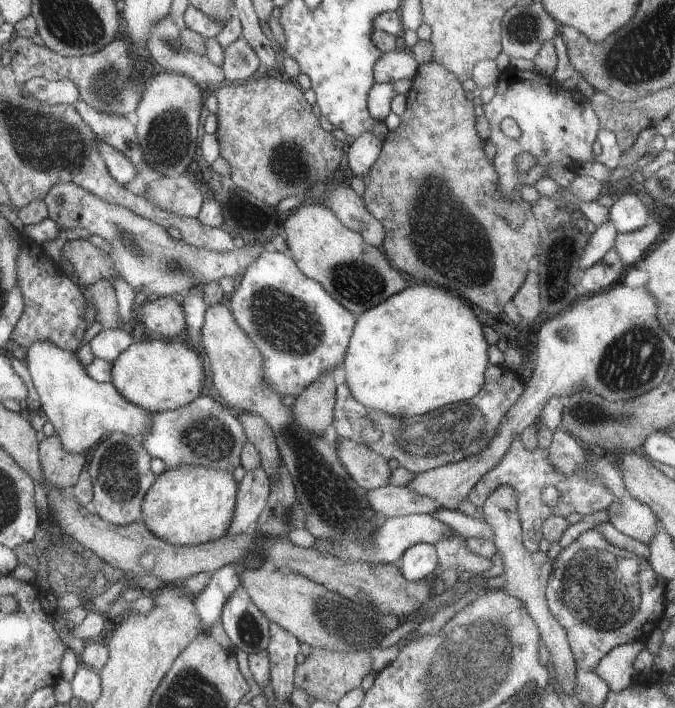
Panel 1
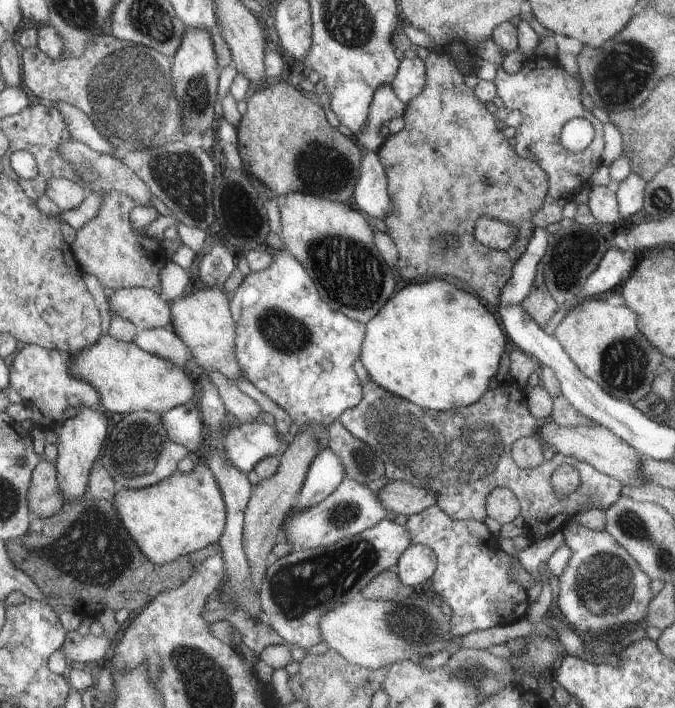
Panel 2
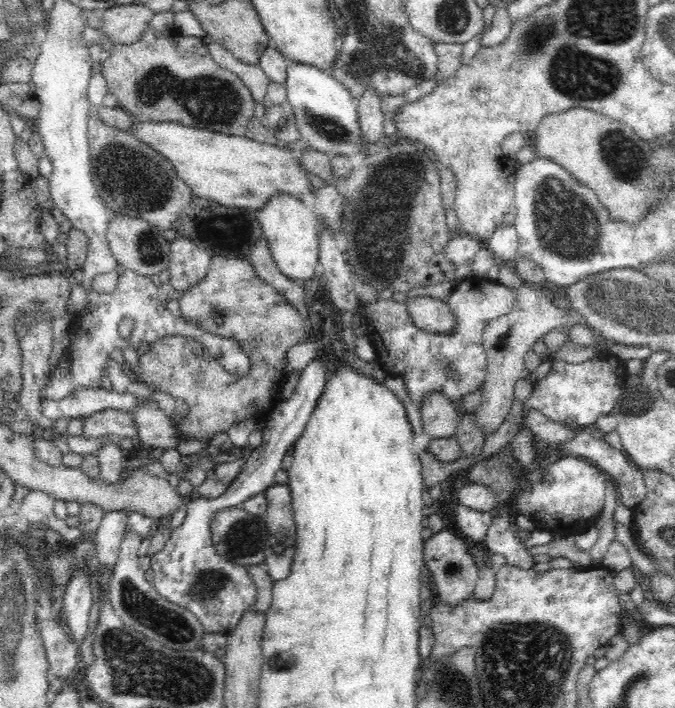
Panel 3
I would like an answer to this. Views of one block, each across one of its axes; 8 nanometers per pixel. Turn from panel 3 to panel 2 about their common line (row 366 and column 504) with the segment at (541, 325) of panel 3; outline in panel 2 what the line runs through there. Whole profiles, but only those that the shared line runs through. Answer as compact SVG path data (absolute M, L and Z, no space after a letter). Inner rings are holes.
M496 487L486 497L487 516L496 526L512 523L521 514L521 506L511 490Z

